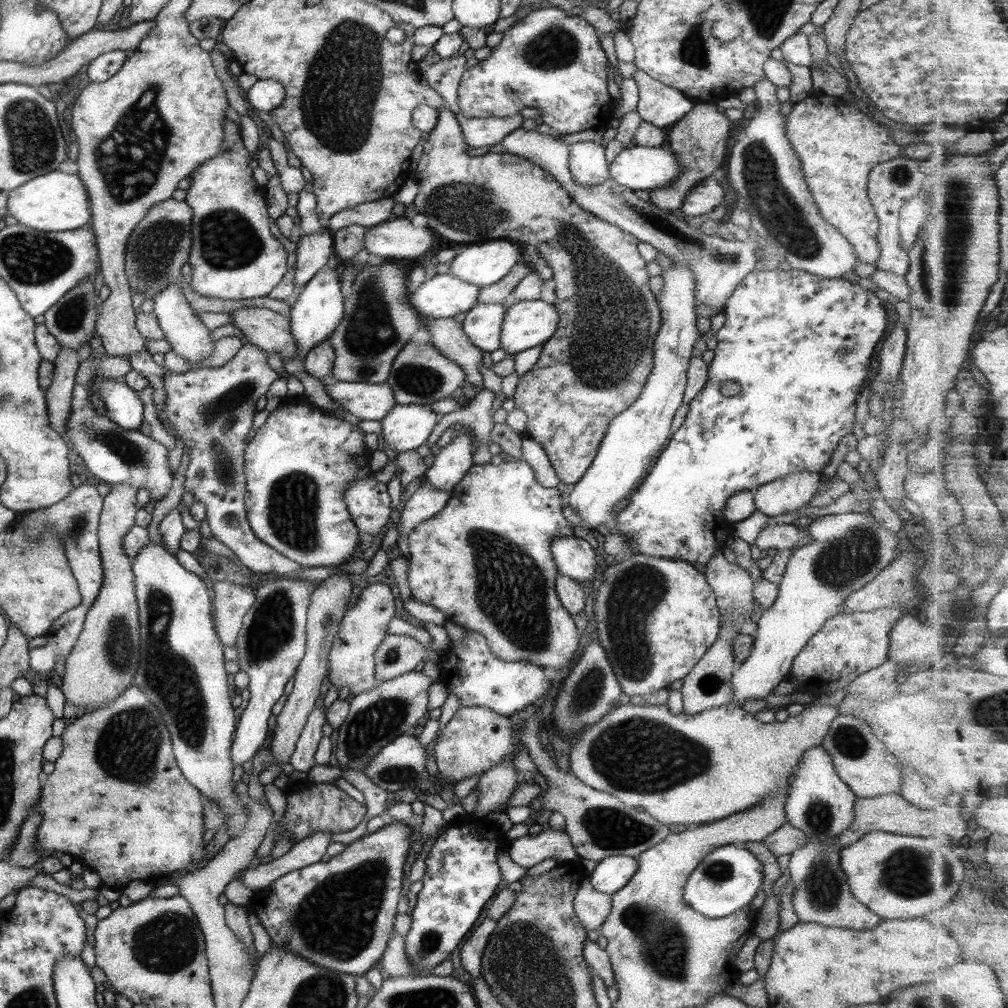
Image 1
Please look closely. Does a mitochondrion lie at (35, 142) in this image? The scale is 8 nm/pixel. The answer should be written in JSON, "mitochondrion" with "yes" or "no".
{"mitochondrion":"yes"}

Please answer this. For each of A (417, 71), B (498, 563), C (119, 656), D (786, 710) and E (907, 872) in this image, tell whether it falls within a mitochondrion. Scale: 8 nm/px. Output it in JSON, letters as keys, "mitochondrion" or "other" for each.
{"A":"other","B":"mitochondrion","C":"mitochondrion","D":"other","E":"mitochondrion"}

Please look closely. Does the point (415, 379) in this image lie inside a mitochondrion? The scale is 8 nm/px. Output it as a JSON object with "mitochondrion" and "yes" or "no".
{"mitochondrion":"yes"}

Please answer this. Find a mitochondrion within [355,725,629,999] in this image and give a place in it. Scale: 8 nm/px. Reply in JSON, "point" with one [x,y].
{"point":[397,774]}

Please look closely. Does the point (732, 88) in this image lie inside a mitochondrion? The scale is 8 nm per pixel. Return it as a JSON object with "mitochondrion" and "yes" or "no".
{"mitochondrion":"no"}

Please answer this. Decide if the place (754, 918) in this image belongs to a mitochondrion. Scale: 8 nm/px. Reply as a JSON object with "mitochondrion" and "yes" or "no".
{"mitochondrion":"no"}

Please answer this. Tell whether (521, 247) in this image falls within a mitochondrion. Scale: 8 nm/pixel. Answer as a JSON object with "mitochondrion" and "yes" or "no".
{"mitochondrion":"no"}

